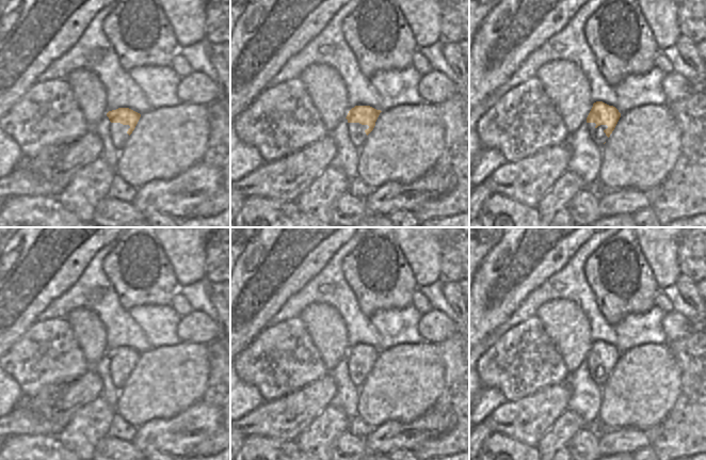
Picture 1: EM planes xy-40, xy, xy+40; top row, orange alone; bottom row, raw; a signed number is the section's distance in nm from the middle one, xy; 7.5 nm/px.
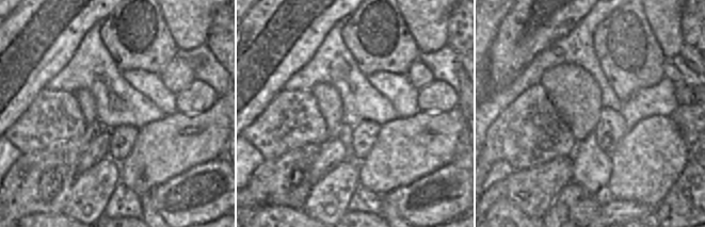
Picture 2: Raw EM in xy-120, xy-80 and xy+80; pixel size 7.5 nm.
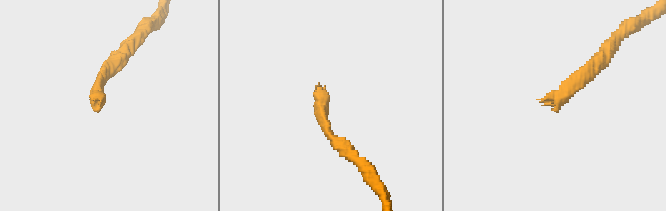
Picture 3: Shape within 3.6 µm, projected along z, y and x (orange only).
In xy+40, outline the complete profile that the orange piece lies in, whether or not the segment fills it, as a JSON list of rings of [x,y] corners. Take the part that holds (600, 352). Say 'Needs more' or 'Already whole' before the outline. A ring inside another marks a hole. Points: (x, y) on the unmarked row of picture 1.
Needs more. [[[596,340],[587,356],[589,374],[600,387],[614,369],[621,352],[619,349],[603,340]]]

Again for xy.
Needs more. [[[355,345],[348,354],[348,371],[352,382],[360,387],[367,375],[373,369],[375,361],[382,350],[370,345]]]

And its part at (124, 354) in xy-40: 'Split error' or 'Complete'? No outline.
Split error.

